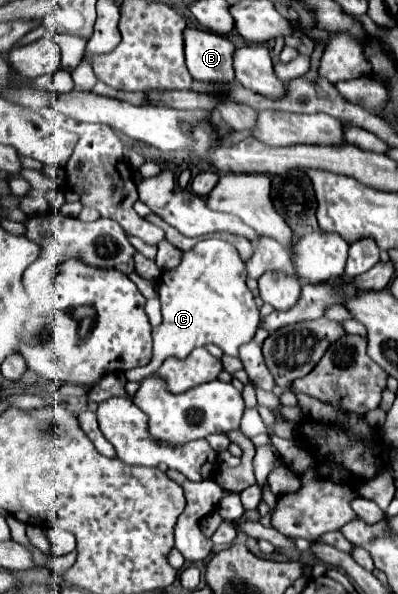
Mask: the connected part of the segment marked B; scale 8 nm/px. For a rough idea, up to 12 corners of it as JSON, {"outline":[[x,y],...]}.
{"outline":[[185,29],[185,59],[195,81],[235,83],[233,43]]}

